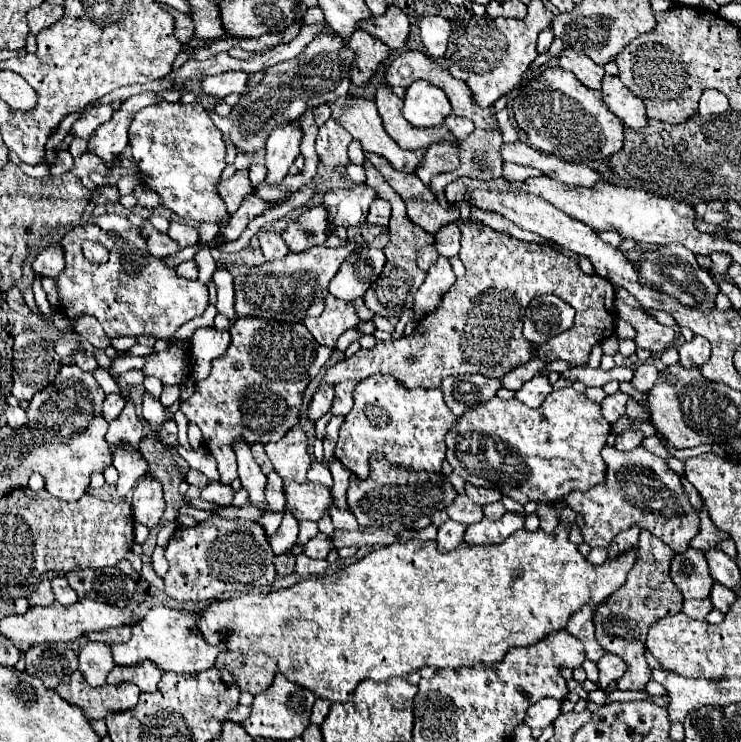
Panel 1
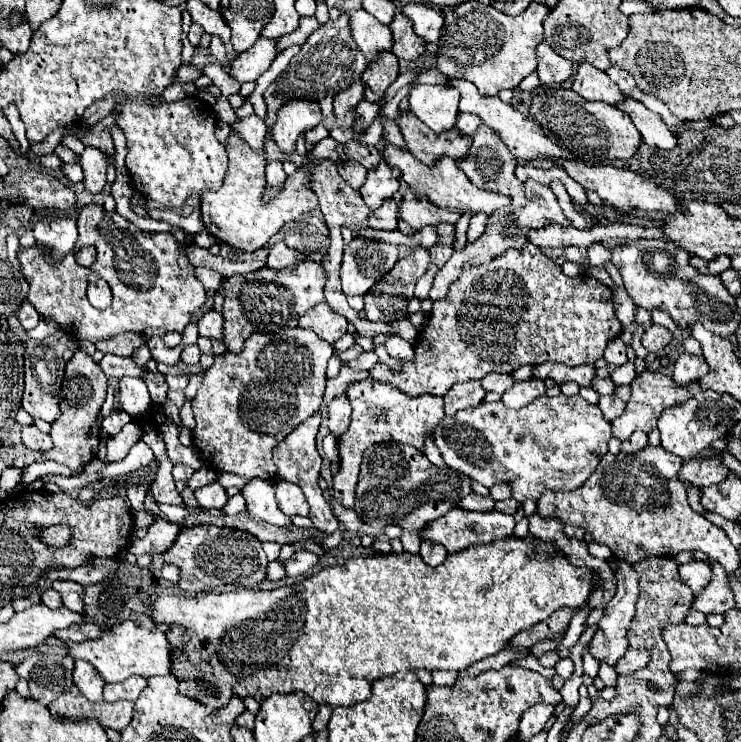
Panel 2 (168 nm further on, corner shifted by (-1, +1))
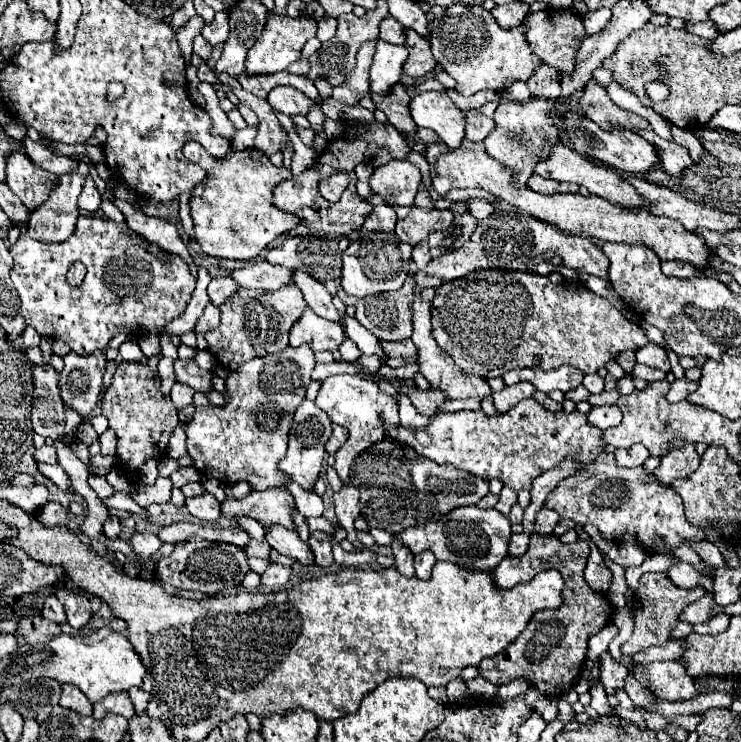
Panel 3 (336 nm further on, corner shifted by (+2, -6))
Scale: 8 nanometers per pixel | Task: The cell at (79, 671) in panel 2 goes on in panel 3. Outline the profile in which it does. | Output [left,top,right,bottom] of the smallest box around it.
[60,683,92,715]

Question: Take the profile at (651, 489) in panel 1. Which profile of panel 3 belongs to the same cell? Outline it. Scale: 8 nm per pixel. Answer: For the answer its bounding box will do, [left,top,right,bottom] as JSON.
[544,453,706,549]

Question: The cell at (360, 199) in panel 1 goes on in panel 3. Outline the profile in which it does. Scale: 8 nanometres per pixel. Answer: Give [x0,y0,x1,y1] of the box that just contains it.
[370,159,420,205]

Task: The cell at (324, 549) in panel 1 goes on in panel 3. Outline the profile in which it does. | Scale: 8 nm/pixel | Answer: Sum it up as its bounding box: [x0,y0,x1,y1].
[262,563,292,587]

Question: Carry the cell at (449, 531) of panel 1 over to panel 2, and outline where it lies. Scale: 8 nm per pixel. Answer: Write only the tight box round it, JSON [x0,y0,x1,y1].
[419,542,447,566]

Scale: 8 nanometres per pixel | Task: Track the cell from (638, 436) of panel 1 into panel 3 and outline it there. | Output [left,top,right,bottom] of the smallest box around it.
[614,445,648,467]

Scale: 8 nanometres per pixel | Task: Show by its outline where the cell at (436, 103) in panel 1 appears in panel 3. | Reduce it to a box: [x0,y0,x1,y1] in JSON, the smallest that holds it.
[410,91,464,149]

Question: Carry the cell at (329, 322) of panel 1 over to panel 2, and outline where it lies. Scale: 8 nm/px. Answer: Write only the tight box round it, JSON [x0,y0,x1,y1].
[297,302,347,344]

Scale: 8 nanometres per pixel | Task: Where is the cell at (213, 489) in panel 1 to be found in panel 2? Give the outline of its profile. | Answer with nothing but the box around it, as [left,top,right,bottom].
[193,482,227,510]

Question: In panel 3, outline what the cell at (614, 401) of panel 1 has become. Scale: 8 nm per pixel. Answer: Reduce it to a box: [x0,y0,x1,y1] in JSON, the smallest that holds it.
[588,405,622,429]

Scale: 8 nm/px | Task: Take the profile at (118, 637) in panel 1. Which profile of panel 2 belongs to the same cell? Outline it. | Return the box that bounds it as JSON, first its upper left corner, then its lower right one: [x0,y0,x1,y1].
[53,624,87,642]

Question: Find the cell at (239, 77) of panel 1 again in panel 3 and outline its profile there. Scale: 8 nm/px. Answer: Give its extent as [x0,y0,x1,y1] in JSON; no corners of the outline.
[244,13,316,77]

